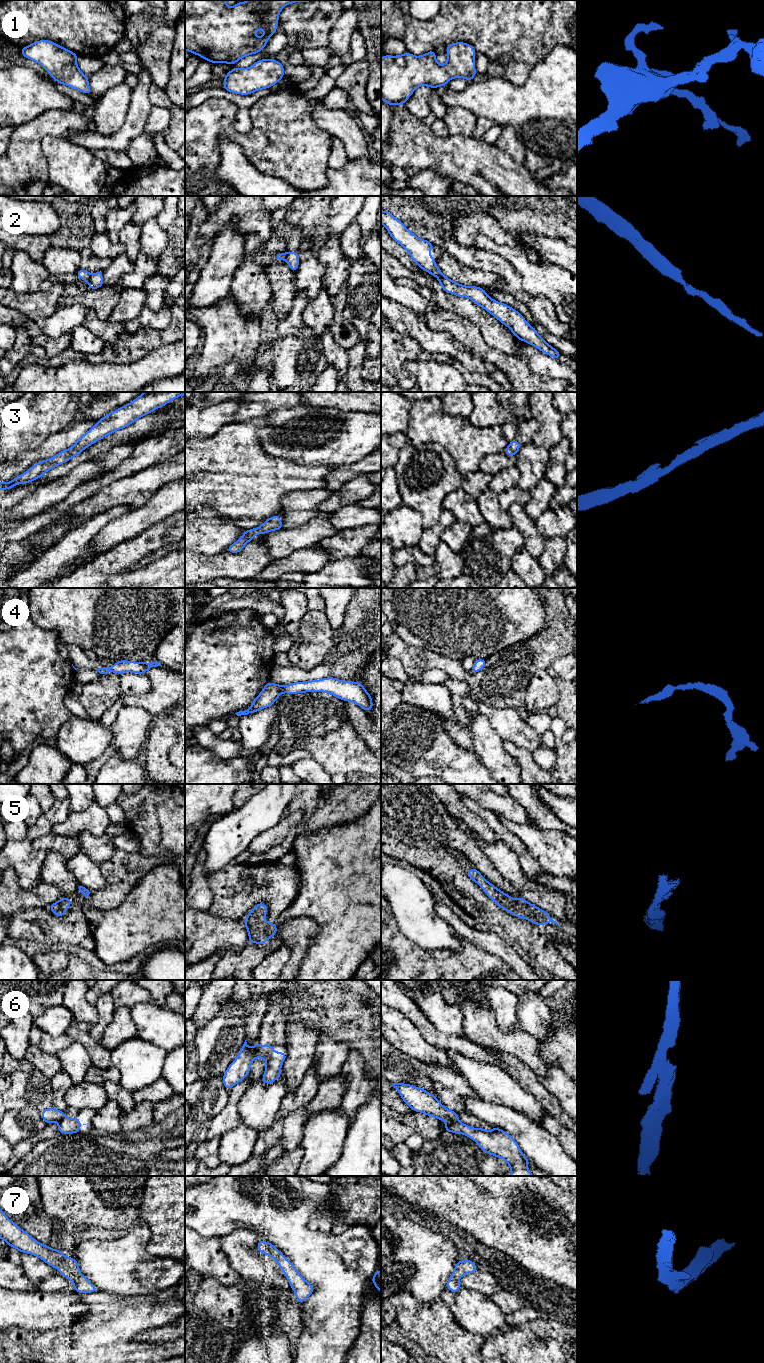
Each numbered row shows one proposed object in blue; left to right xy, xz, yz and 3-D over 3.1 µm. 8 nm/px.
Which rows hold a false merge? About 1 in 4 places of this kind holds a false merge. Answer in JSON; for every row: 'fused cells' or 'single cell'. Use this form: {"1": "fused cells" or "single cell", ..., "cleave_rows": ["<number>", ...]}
{"1": "single cell", "2": "fused cells", "3": "single cell", "4": "single cell", "5": "single cell", "6": "fused cells", "7": "single cell", "cleave_rows": ["2", "6"]}

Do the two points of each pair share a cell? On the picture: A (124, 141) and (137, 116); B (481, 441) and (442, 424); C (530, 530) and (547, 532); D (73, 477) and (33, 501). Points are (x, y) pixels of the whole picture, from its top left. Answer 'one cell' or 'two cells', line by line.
A: one cell
B: one cell
C: two cells
D: one cell

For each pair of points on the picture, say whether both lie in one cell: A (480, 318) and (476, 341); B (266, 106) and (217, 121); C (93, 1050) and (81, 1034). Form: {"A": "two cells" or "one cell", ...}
{"A": "two cells", "B": "one cell", "C": "one cell"}

